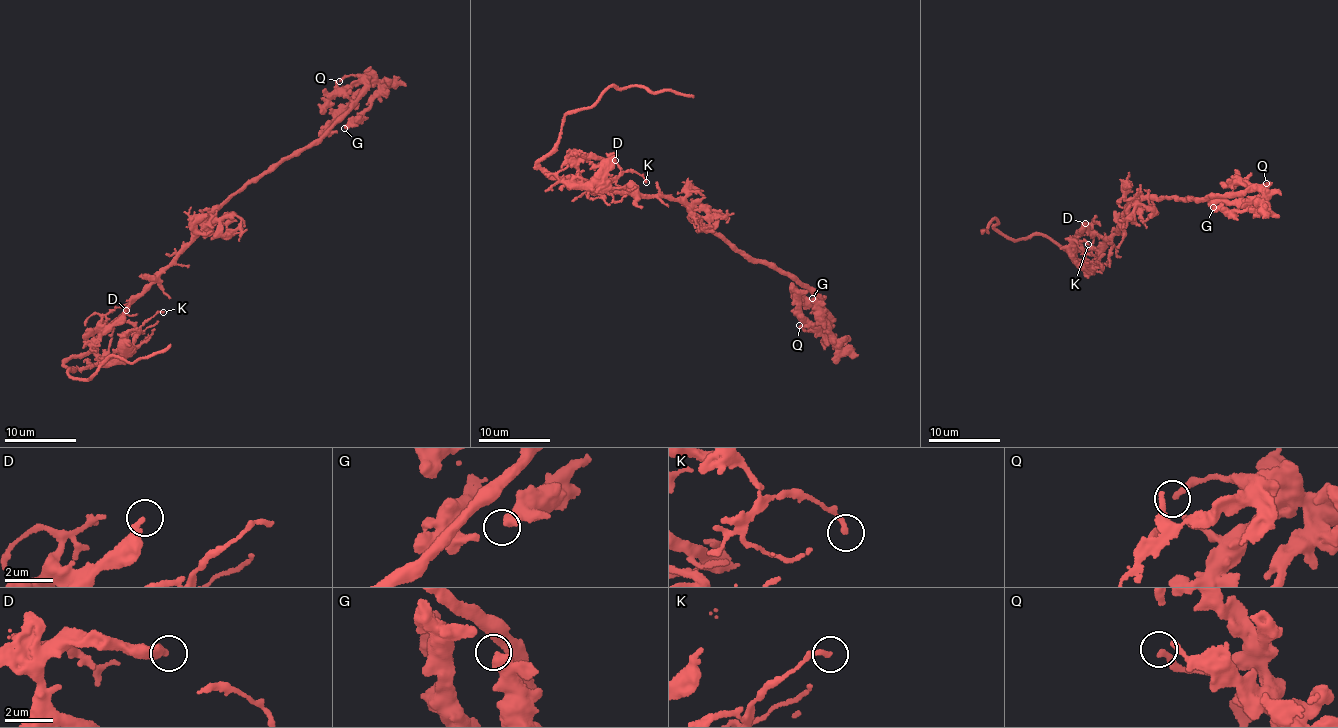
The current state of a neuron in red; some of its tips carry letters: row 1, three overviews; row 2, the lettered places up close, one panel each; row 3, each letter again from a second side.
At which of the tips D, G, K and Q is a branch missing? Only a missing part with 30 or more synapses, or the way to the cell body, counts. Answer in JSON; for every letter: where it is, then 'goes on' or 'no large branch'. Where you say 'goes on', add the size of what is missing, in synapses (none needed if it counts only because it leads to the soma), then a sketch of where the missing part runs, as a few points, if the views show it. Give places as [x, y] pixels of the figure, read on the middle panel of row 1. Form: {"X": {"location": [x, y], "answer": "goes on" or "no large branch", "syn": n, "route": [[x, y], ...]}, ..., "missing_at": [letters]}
{"D": {"location": [615, 160], "answer": "no large branch"}, "G": {"location": [812, 298], "answer": "no large branch"}, "K": {"location": [646, 182], "answer": "no large branch"}, "Q": {"location": [799, 325], "answer": "no large branch"}, "missing_at": []}

